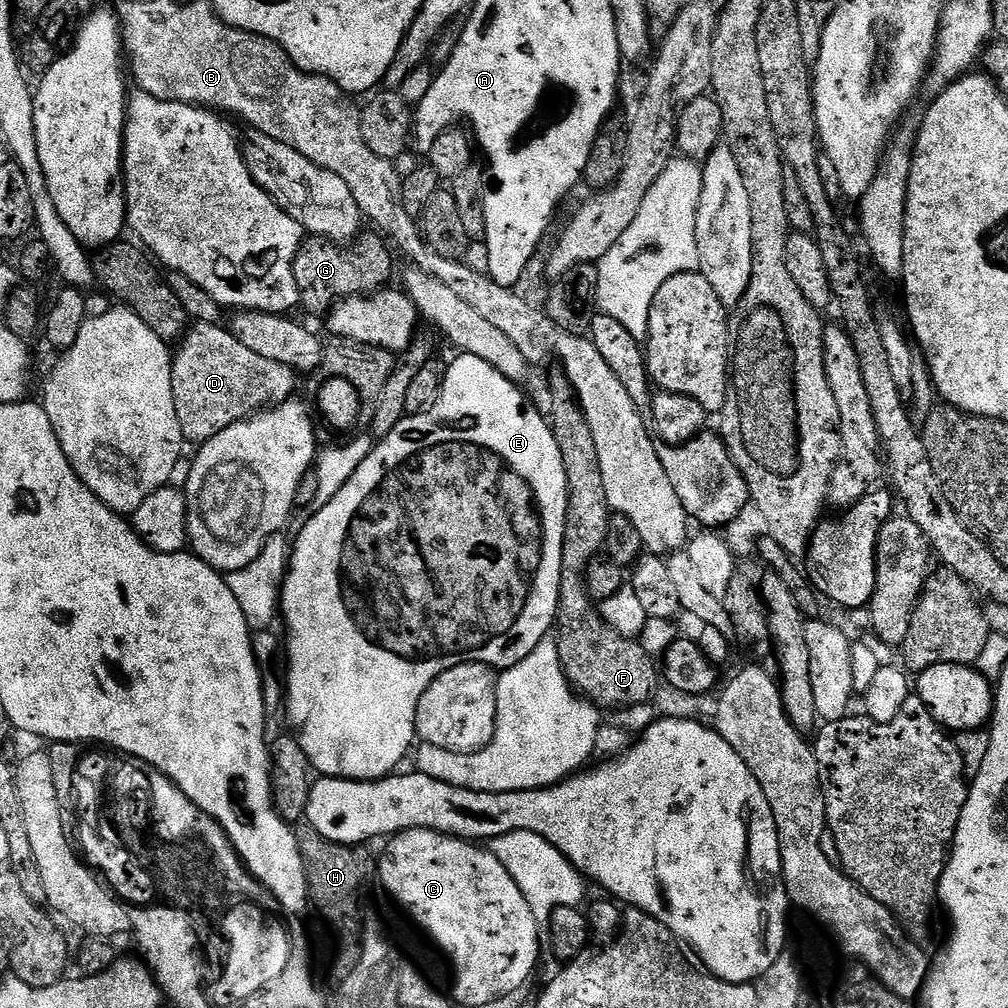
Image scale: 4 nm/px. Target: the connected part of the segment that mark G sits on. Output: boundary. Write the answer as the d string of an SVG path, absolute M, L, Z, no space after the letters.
M372 230L357 236L347 246L324 240L321 236L308 236L292 263L294 282L300 291L299 307L312 316L323 317L337 302L347 300L349 296L370 296L381 291L392 276L391 251L385 237Z

